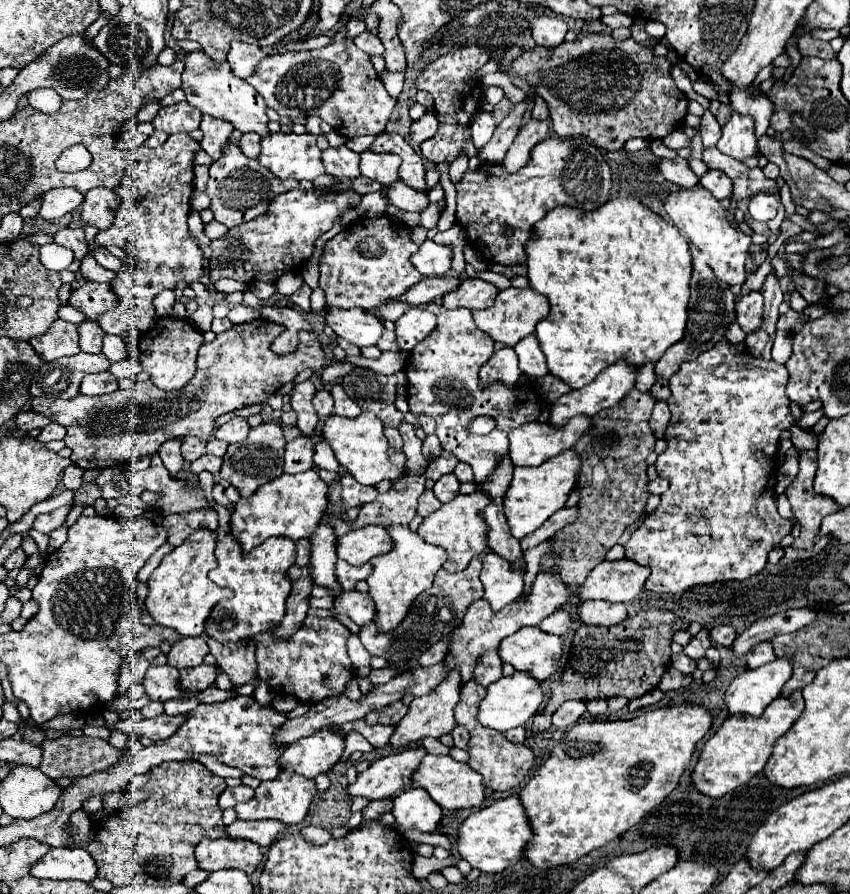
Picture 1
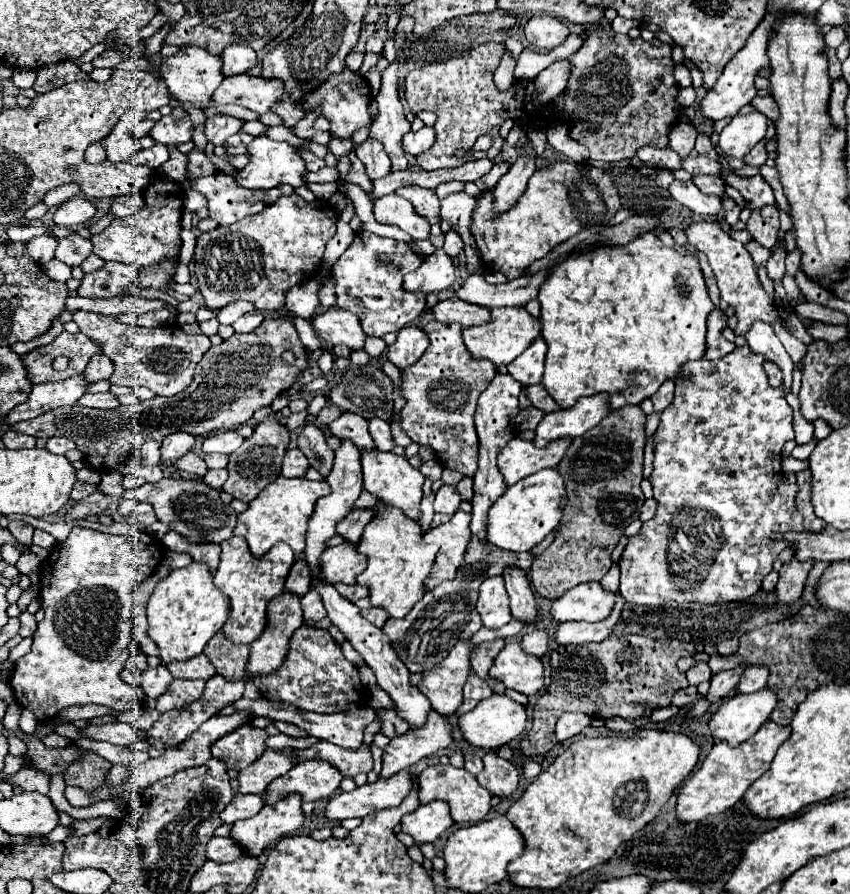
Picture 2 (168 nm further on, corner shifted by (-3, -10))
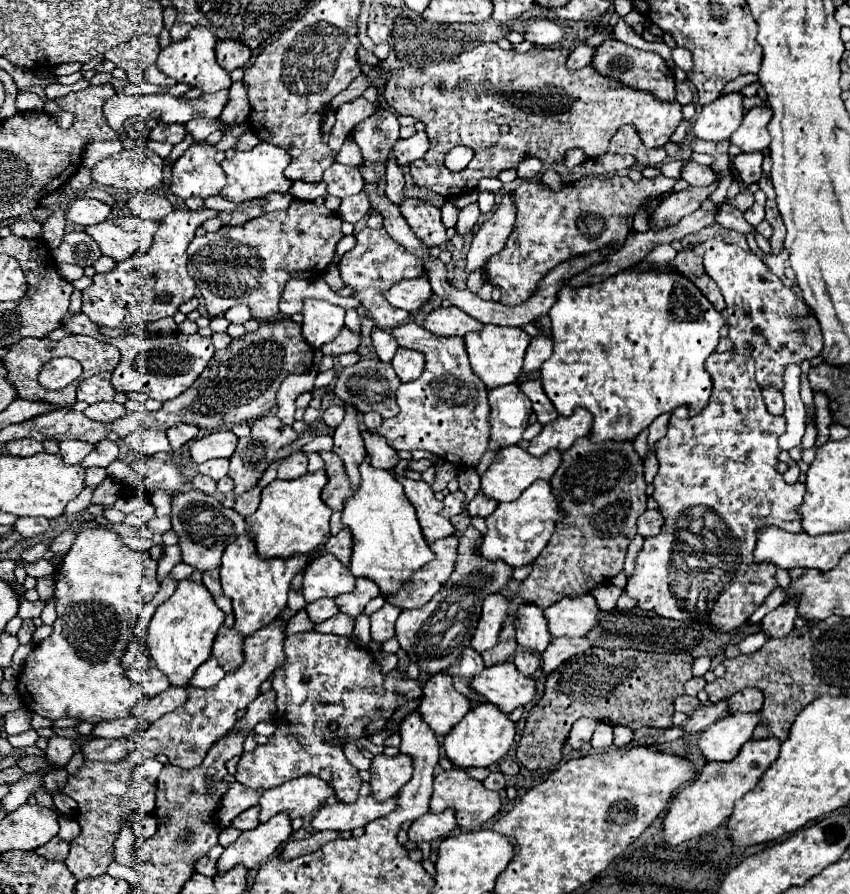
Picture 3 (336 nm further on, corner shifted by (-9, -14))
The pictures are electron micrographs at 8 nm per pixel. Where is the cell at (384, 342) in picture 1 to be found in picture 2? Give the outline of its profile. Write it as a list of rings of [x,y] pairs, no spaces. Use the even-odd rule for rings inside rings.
[[[366,336],[366,344],[364,344],[364,350],[372,356],[372,358],[380,358],[382,352],[386,350],[386,344],[382,338],[370,338]]]

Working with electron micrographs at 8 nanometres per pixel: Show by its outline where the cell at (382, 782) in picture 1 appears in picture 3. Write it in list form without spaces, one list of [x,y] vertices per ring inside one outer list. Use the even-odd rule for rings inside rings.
[[[372,794],[360,796],[352,804],[344,804],[344,802],[338,802],[332,806],[326,804],[312,818],[312,826],[314,830],[350,832],[354,828],[364,828],[368,822],[392,812],[396,804],[398,804],[398,796],[378,802]]]

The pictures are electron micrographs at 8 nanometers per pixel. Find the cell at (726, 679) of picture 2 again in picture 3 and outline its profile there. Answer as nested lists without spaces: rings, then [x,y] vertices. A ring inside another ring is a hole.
[[[722,700],[720,704],[704,704],[702,708],[698,708],[684,724],[684,730],[688,734],[692,732],[700,732],[704,728],[708,728],[710,724],[714,724],[718,718],[726,716],[728,714],[728,702]]]

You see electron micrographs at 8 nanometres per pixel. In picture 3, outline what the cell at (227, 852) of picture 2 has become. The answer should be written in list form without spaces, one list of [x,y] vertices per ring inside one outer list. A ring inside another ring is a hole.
[[[216,844],[216,848],[212,848],[212,852],[208,852],[208,856],[204,856],[204,858],[200,858],[200,860],[196,862],[196,872],[204,874],[204,876],[214,876],[214,874],[218,874],[216,862],[218,862],[218,858],[222,856],[222,852],[224,852],[224,846]]]

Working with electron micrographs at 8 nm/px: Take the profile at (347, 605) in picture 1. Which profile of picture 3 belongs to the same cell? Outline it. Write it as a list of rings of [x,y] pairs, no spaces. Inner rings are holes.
[[[384,604],[378,612],[370,616],[372,622],[372,640],[374,642],[386,642],[388,638],[394,636],[394,622],[400,614],[400,608],[394,604]]]

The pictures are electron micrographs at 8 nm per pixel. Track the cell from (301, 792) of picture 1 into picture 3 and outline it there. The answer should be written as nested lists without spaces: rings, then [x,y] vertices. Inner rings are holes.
[[[286,812],[276,814],[264,824],[258,824],[254,830],[246,830],[238,836],[236,842],[226,846],[220,856],[218,874],[228,872],[236,864],[244,864],[246,868],[254,868],[268,858],[272,858],[280,844],[284,844],[292,834],[292,820]]]

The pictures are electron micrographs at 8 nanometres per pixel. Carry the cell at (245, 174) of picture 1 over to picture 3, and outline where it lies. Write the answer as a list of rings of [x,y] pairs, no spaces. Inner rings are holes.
[[[252,200],[252,202],[240,204],[240,206],[238,206],[236,210],[232,210],[232,212],[220,212],[218,218],[222,220],[222,224],[228,224],[228,226],[240,226],[240,224],[244,224],[246,220],[264,214],[266,210],[268,210],[266,200]]]

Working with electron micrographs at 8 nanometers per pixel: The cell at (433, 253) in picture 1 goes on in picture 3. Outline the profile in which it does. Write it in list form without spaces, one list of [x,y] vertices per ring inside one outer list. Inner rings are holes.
[[[420,276],[420,278],[412,278],[412,280],[404,280],[404,282],[394,284],[386,296],[392,306],[414,312],[420,306],[424,306],[432,294],[434,292],[432,292],[430,280],[426,276]]]

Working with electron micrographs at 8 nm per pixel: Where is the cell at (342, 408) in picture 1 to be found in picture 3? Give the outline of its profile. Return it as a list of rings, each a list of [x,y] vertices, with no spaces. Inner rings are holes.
[[[364,430],[362,438],[364,438],[364,444],[366,444],[366,452],[370,456],[372,468],[390,470],[390,468],[394,468],[398,464],[400,458],[398,458],[396,450],[388,446],[388,442],[384,440],[384,436],[376,436],[374,432]]]

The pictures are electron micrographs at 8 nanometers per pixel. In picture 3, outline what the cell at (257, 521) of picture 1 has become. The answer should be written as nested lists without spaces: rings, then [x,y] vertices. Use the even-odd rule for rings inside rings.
[[[318,470],[314,474],[306,474],[306,476],[300,476],[296,480],[274,480],[270,482],[264,490],[262,490],[262,500],[260,500],[260,506],[258,510],[246,518],[246,524],[248,524],[248,534],[254,538],[256,542],[256,548],[258,548],[258,554],[260,558],[268,560],[268,558],[288,558],[288,556],[294,556],[294,554],[310,554],[312,550],[316,550],[320,544],[324,544],[326,536],[330,534],[330,516],[332,516],[332,510],[324,504],[322,500],[322,490],[326,486],[328,478],[326,478],[326,472],[324,470]]]

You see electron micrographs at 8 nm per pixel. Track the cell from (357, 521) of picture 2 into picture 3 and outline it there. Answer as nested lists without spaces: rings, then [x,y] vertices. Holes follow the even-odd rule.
[[[344,526],[336,536],[330,536],[324,544],[324,550],[334,554],[342,564],[350,564],[350,556],[352,556],[352,544],[354,544],[354,538],[352,538],[352,532],[348,526]]]

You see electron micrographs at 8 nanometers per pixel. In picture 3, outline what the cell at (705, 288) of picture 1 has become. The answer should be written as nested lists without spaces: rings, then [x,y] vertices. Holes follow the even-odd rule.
[[[666,412],[664,416],[658,416],[652,424],[650,424],[650,436],[648,436],[648,444],[650,448],[654,448],[654,444],[666,434],[666,426],[668,426],[668,420],[670,420],[670,412]]]

